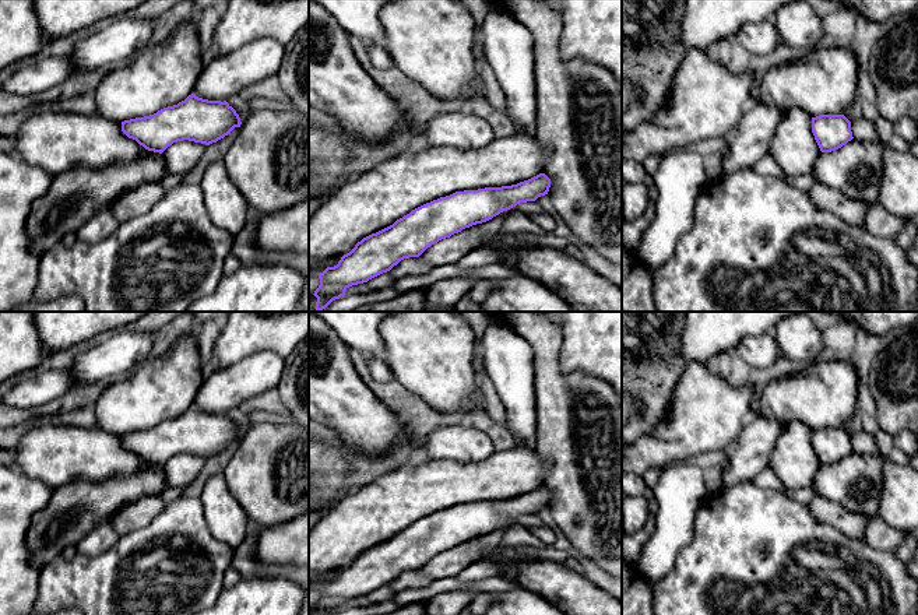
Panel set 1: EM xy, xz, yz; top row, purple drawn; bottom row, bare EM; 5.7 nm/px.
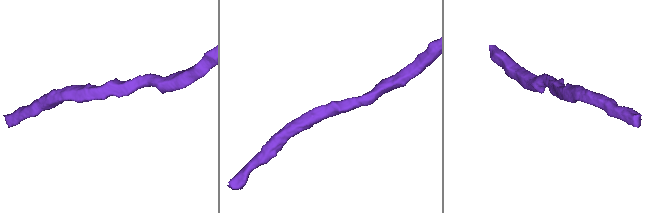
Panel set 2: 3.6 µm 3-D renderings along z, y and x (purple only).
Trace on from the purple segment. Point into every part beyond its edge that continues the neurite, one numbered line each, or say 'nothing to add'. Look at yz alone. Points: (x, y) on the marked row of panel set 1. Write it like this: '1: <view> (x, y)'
1: yz (794, 147)

